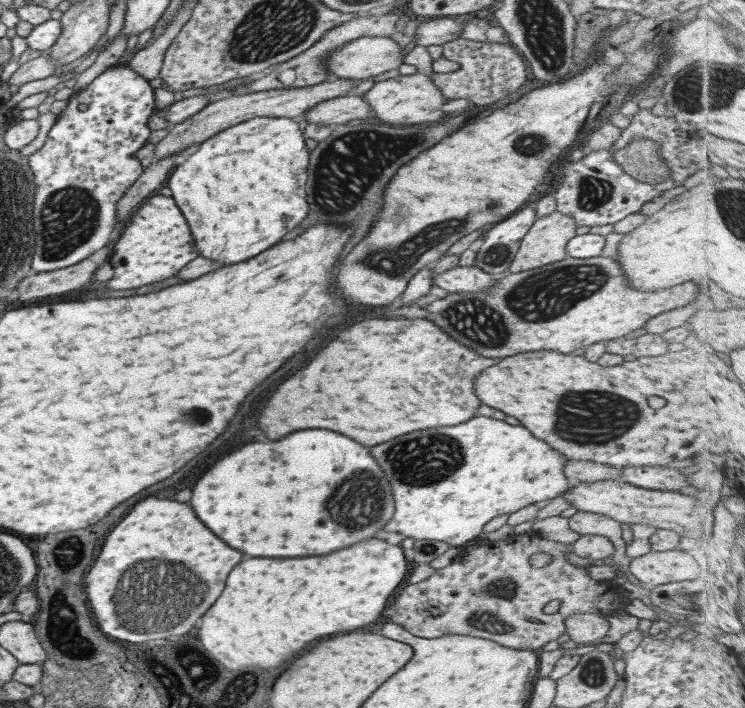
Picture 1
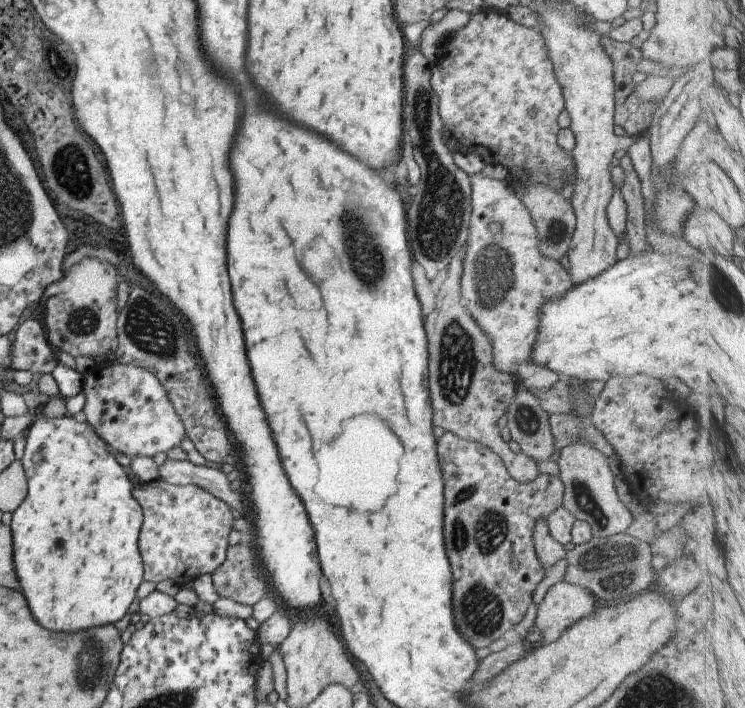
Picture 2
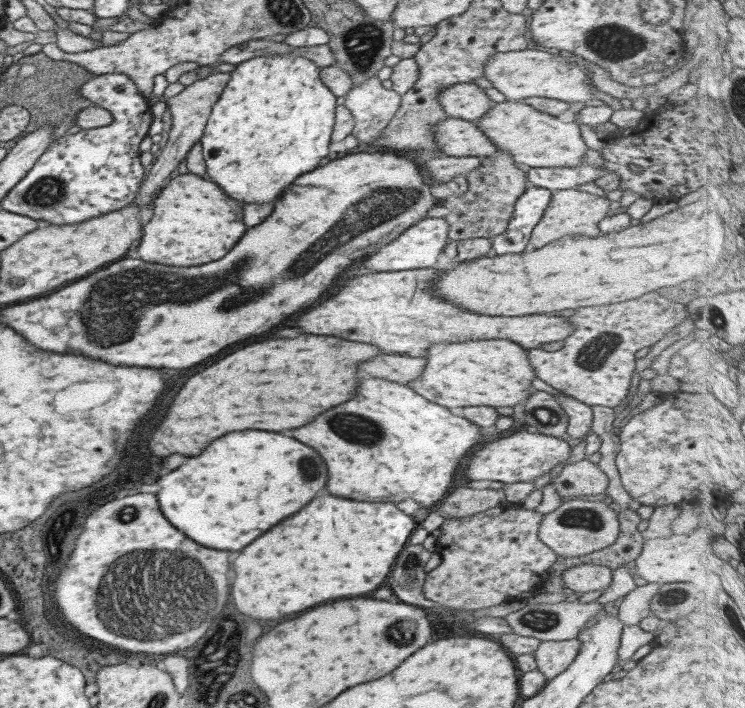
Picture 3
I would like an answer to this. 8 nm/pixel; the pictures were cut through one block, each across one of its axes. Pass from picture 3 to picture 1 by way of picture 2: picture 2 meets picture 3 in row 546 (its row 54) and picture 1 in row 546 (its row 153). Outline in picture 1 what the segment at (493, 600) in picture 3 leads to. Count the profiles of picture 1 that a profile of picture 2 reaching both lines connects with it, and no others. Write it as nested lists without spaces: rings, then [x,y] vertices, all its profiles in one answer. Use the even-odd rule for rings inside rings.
[[[524,533],[505,537],[502,540],[491,541],[479,536],[481,541],[477,548],[461,554],[450,565],[438,569],[430,577],[416,583],[409,584],[398,594],[396,602],[392,604],[394,614],[390,622],[404,626],[410,634],[420,638],[440,638],[444,634],[466,634],[478,636],[486,640],[494,640],[500,646],[520,648],[520,650],[533,651],[551,640],[565,633],[565,620],[576,613],[596,613],[598,615],[625,613],[622,597],[625,590],[612,580],[592,580],[588,569],[576,566],[568,561],[568,552],[572,551],[570,545],[546,539],[540,534]],[[534,554],[550,554],[552,562],[542,568],[535,568],[530,564],[530,556]],[[552,600],[560,600],[560,608],[554,614],[544,613],[544,606]]]

